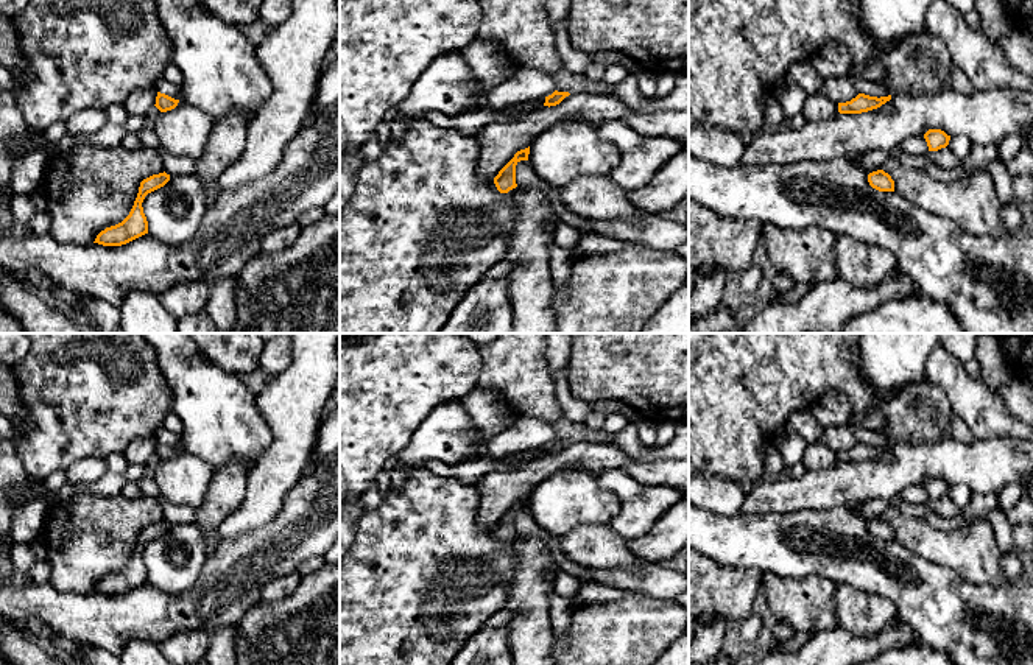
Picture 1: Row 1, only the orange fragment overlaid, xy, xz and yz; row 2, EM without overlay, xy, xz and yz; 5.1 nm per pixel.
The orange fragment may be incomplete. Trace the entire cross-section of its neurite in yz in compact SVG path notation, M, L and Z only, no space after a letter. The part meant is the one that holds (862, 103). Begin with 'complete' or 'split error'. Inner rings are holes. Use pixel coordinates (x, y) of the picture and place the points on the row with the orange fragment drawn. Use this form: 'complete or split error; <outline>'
complete; M858 93L851 101L838 103L838 112L840 114L862 114L862 112L877 109L890 100L891 100L891 95L877 98L877 97Z

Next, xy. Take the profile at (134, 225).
complete; M165 171L143 179L129 215L122 223L101 230L93 243L103 246L122 246L148 234L148 221L142 202L148 193L164 187L168 181L170 174Z

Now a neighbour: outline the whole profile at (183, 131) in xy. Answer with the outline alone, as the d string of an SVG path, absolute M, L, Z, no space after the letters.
M179 100L175 109L160 112L151 126L165 151L198 159L212 134L213 123L209 114Z

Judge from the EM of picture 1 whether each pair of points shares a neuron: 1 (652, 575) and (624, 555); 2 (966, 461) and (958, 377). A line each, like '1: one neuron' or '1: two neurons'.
1: two neurons
2: two neurons

